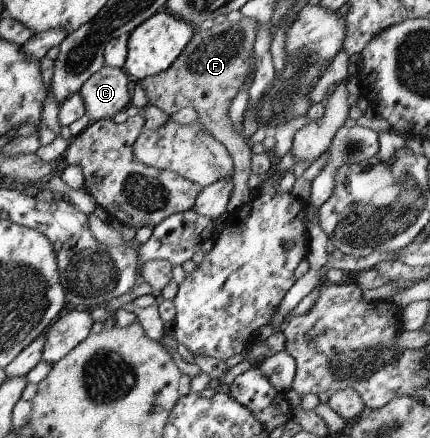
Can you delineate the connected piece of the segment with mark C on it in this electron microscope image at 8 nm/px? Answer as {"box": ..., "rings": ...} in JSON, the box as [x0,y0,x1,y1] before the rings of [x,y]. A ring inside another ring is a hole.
{"box":[77,65,131,122],"rings":[[[102,65],[100,70],[91,74],[77,92],[82,99],[85,115],[90,122],[96,122],[102,119],[110,119],[117,112],[124,111],[131,102],[131,91],[128,89],[130,76],[123,69],[110,68]]]}

